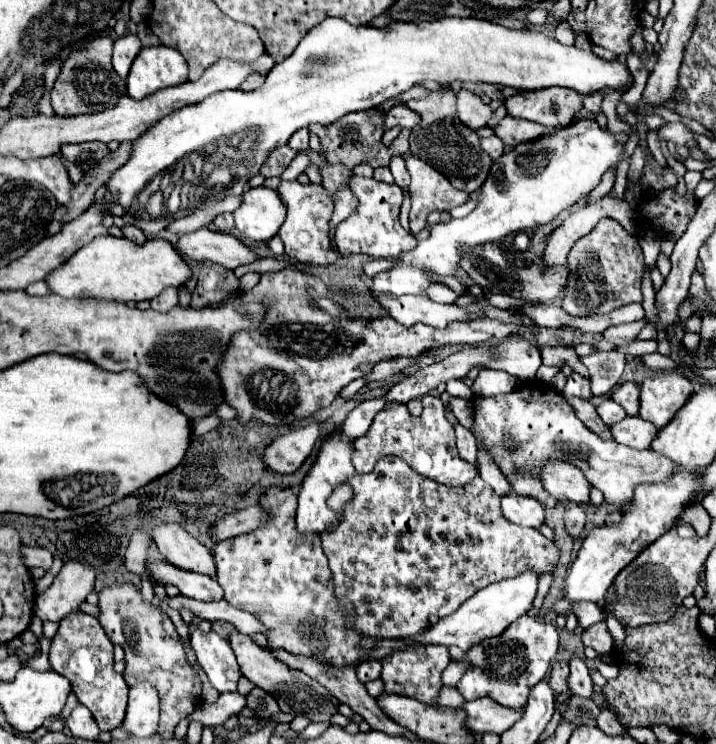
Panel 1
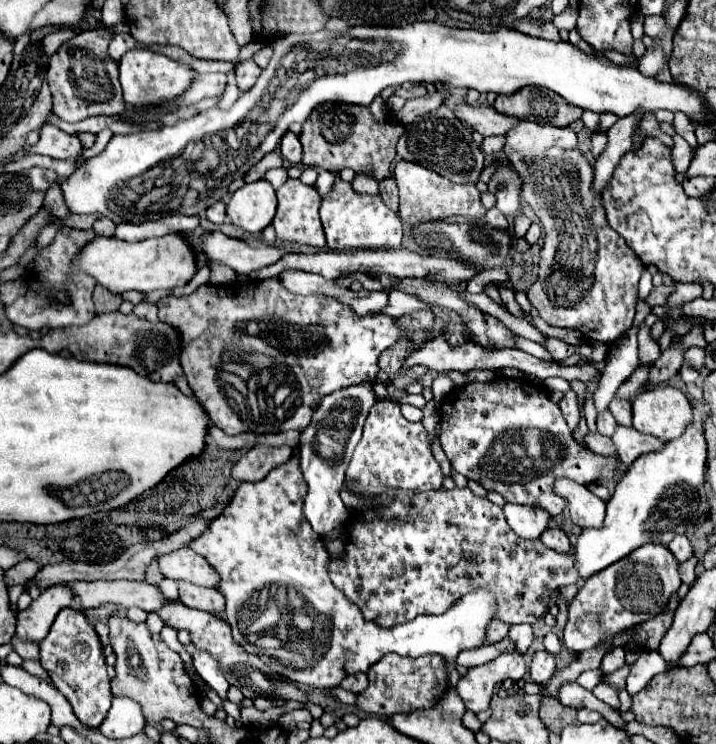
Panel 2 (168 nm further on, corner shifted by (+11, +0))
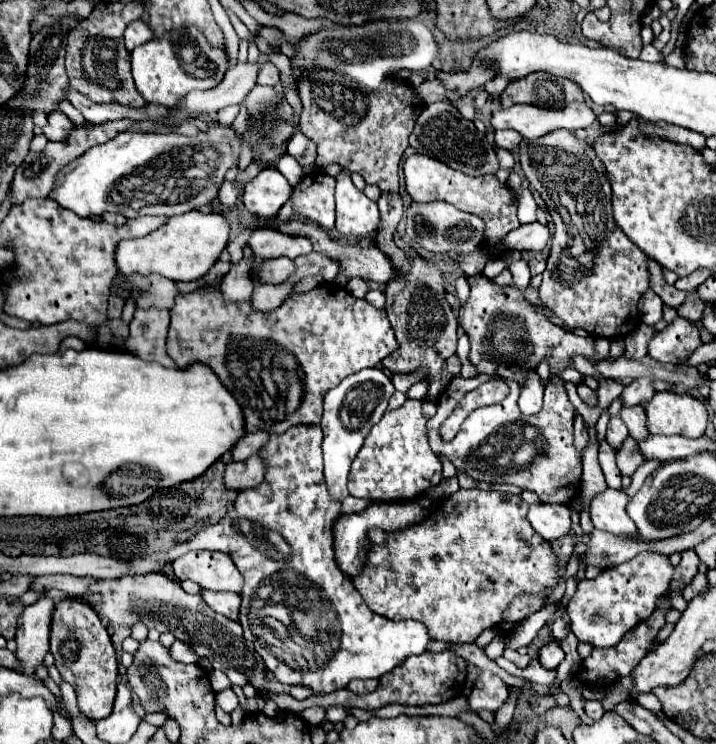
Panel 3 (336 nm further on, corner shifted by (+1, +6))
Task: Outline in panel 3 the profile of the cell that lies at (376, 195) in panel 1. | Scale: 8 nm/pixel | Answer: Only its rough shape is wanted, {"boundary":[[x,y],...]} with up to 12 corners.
{"boundary":[[339,172],[337,232],[371,236],[381,224],[377,202]]}

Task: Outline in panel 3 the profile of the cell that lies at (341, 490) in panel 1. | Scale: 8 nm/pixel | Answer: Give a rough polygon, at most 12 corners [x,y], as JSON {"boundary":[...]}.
{"boundary":[[353,496],[341,506],[341,512],[361,512],[375,500],[357,500]]}

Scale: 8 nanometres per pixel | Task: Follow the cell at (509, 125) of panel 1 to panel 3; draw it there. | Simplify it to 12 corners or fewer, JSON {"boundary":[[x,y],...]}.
{"boundary":[[519,144],[555,222],[545,308],[591,336],[641,326],[649,290],[687,292],[615,224],[591,144]]}

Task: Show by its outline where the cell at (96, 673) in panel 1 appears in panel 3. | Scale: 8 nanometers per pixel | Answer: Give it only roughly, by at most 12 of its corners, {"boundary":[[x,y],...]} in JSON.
{"boundary":[[61,600],[51,654],[93,720],[113,712],[117,658],[91,606]]}

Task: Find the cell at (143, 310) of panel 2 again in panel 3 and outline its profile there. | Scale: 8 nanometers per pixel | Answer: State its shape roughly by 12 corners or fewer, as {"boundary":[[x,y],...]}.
{"boundary":[[139,308],[127,350],[177,368],[165,350],[169,310]]}

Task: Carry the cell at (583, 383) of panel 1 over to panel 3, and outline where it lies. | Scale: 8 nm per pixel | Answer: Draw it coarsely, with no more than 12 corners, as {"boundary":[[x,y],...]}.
{"boundary":[[579,412],[575,414],[575,446],[587,446],[587,428]]}

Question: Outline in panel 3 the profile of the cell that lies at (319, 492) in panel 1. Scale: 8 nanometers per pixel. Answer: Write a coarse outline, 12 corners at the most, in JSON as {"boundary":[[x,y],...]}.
{"boundary":[[381,368],[325,394],[325,482],[343,502],[347,474],[387,410]]}

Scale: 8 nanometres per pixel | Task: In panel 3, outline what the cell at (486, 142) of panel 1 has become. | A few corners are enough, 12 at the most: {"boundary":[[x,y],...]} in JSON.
{"boundary":[[495,130],[495,144],[513,150],[521,142],[515,130]]}

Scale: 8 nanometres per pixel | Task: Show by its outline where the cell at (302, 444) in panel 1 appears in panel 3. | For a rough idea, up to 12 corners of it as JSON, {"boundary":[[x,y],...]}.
{"boundary":[[259,450],[229,462],[227,488],[247,490],[263,482],[267,462]]}

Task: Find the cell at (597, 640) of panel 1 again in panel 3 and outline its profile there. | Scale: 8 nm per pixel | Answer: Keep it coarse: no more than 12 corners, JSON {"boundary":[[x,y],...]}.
{"boundary":[[641,552],[581,580],[573,634],[615,646],[657,610],[675,566]]}

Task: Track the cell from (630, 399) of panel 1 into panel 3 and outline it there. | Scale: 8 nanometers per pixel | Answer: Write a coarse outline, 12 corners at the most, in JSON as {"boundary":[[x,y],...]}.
{"boundary":[[623,406],[631,438],[647,438],[643,406]]}

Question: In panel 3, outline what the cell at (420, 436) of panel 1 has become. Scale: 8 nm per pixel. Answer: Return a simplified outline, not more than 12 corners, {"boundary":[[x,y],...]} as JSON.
{"boundary":[[421,400],[387,410],[349,494],[409,500],[443,480]]}

